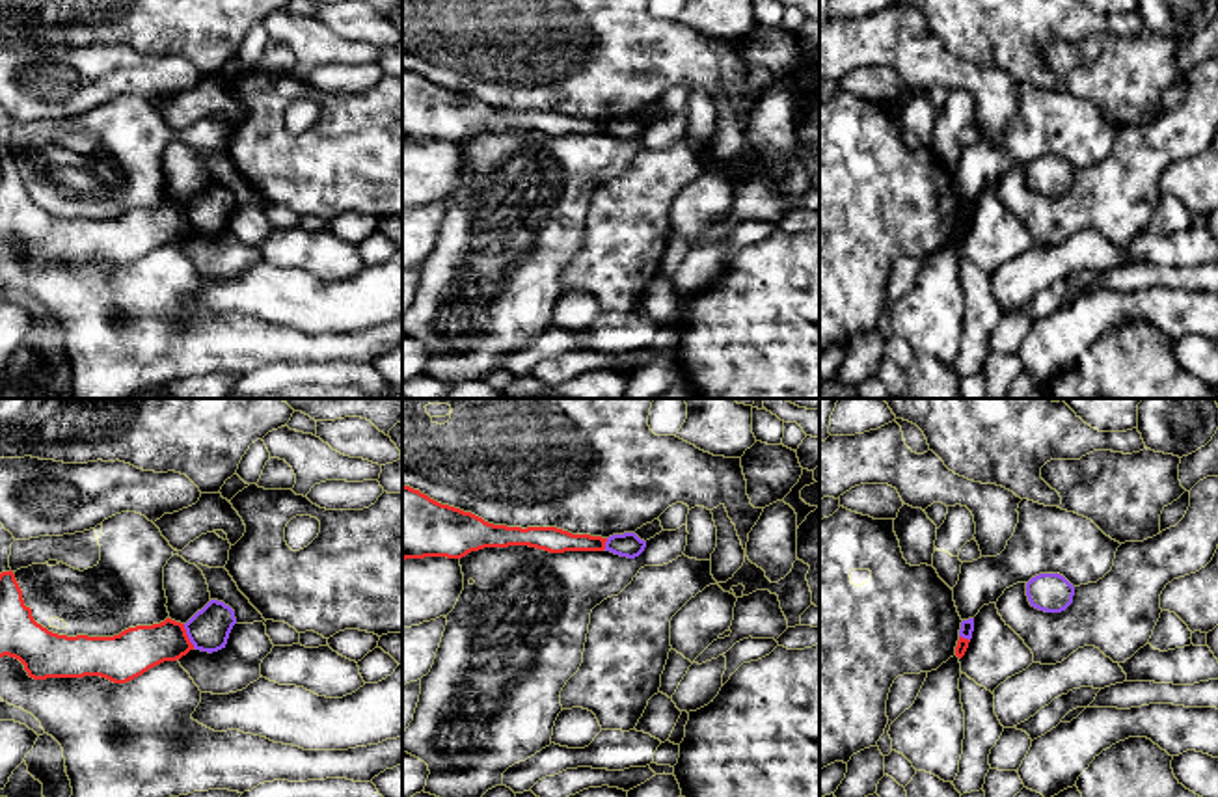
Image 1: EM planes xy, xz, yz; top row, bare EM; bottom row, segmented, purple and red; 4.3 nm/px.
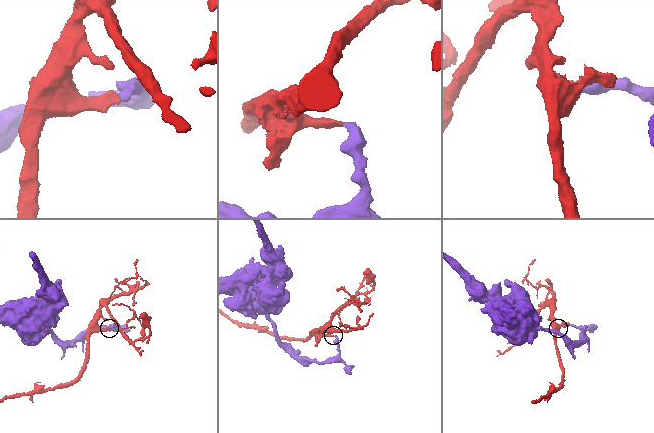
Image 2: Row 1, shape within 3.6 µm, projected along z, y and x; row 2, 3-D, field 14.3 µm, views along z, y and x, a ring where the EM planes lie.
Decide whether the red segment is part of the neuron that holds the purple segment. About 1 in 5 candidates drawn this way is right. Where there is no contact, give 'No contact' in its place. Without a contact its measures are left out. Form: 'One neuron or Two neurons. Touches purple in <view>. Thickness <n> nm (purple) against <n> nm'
Two neurons. Touches purple in xy. Thickness 180 nm (purple) against 200 nm

